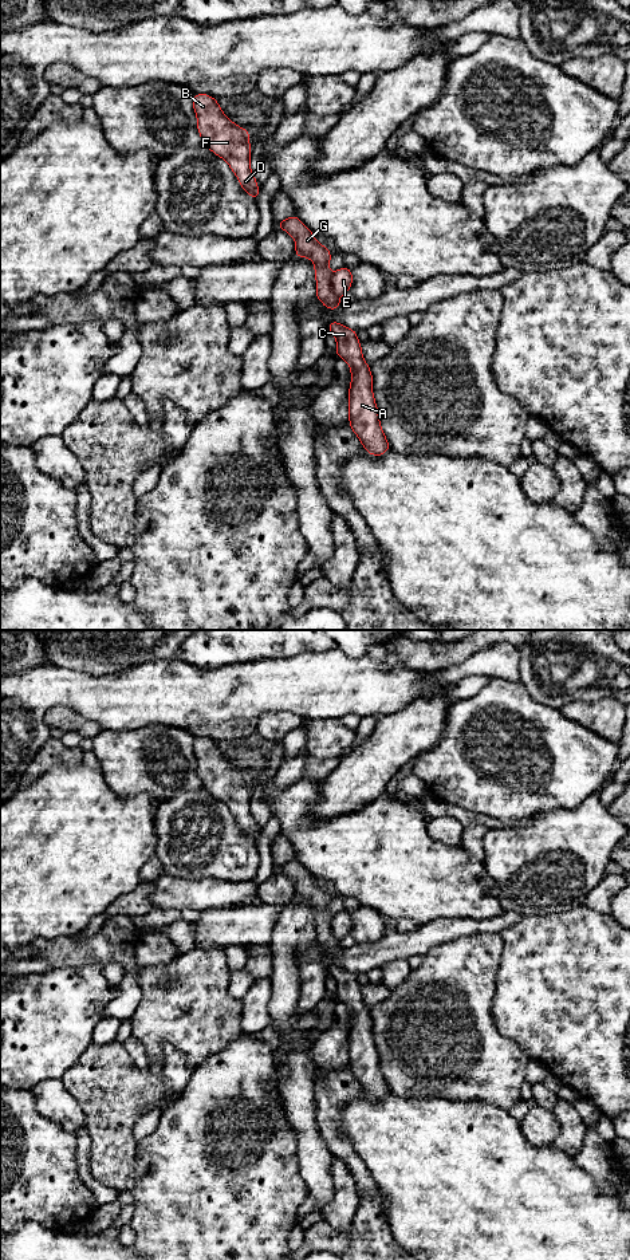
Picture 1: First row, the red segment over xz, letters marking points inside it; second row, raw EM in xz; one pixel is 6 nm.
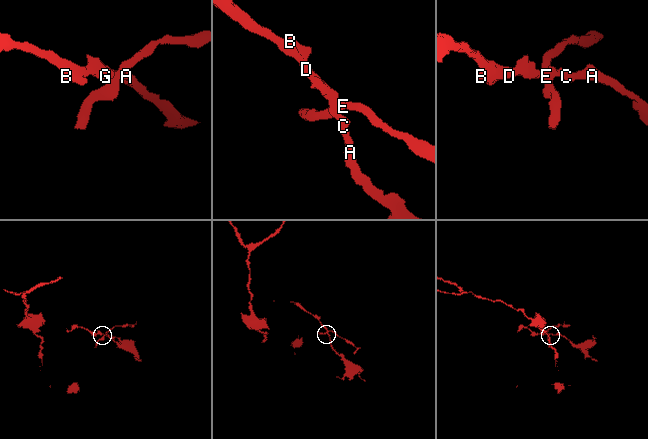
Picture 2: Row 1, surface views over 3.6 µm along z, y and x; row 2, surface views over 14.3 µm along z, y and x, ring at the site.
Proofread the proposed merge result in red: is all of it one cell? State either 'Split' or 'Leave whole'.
Split

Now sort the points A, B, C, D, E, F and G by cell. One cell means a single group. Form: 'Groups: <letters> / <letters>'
Groups: A B C D F G / E

